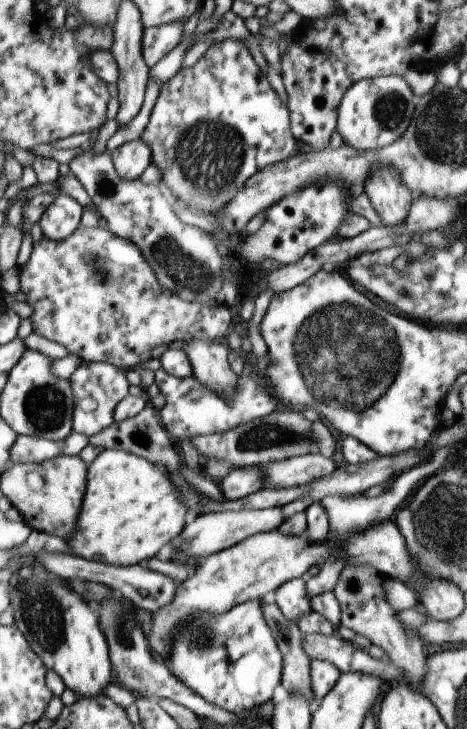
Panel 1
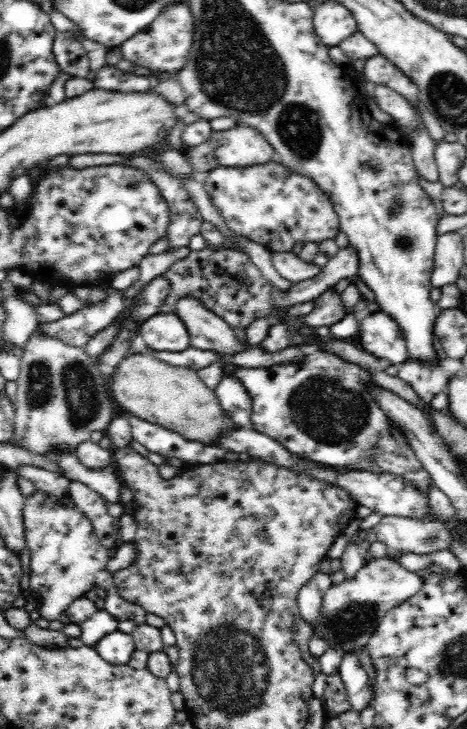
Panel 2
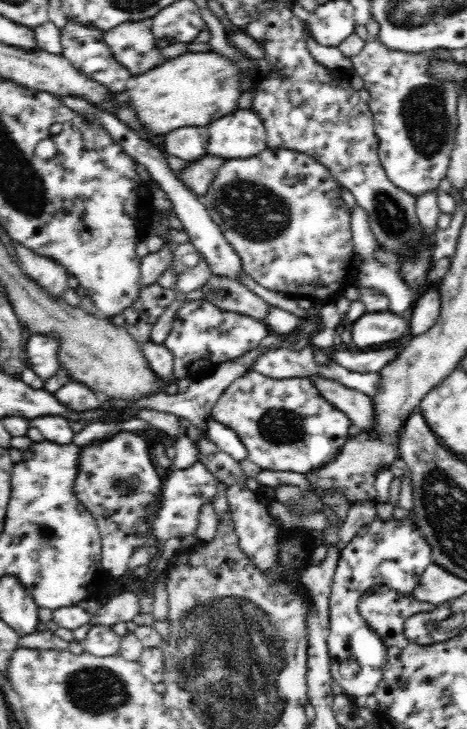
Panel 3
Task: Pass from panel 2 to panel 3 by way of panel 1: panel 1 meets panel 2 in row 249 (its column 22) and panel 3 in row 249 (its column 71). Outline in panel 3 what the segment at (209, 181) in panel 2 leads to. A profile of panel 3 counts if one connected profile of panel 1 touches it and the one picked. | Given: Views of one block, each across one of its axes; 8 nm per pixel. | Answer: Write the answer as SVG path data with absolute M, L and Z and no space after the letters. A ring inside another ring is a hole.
M267 148L257 156L252 156L248 159L231 159L224 162L206 194L203 196L198 195L198 199L206 207L206 210L210 213L210 217L220 228L223 236L226 237L226 241L232 243L232 247L240 255L240 263L242 263L242 269L244 269L247 276L252 277L260 286L264 286L264 288L284 293L292 298L307 296L314 304L324 306L331 302L336 303L343 296L344 290L353 283L352 275L355 265L352 260L355 258L355 248L353 245L353 235L351 234L351 210L342 200L340 186L341 184L332 176L328 168L325 168L312 156L282 148L280 150Z

